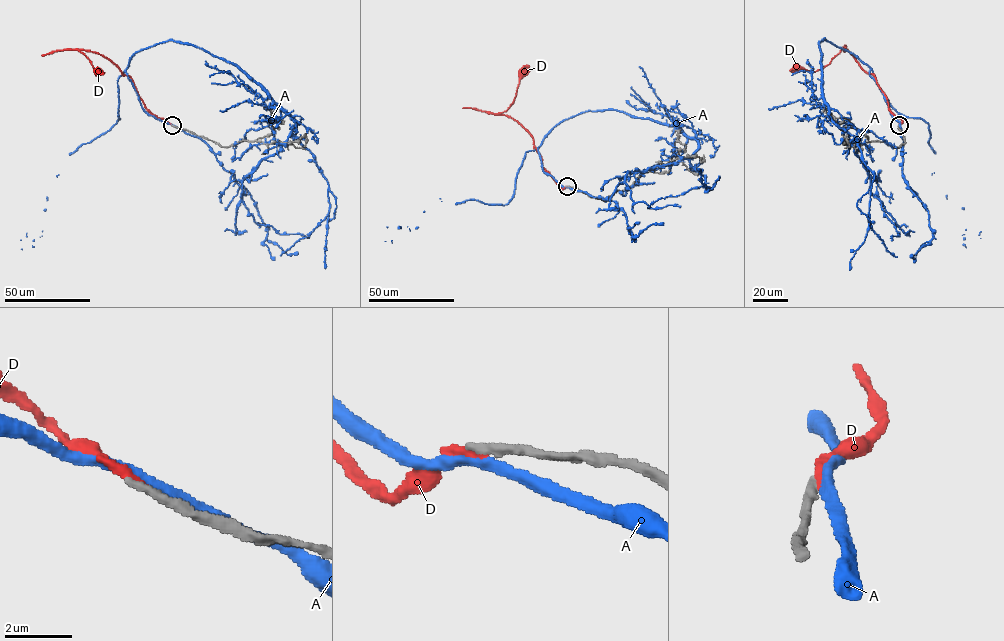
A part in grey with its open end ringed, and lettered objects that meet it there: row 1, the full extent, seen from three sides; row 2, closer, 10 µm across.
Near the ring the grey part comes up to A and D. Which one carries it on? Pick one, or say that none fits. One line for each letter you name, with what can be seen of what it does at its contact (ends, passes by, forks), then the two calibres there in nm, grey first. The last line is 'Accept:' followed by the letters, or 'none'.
D: it ends | 300/280 nm
Accept: D

